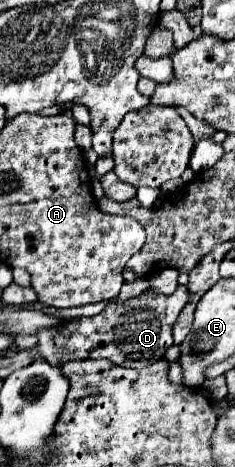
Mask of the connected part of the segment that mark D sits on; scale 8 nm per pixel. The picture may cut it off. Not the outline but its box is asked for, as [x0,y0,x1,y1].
[37,285,189,369]

